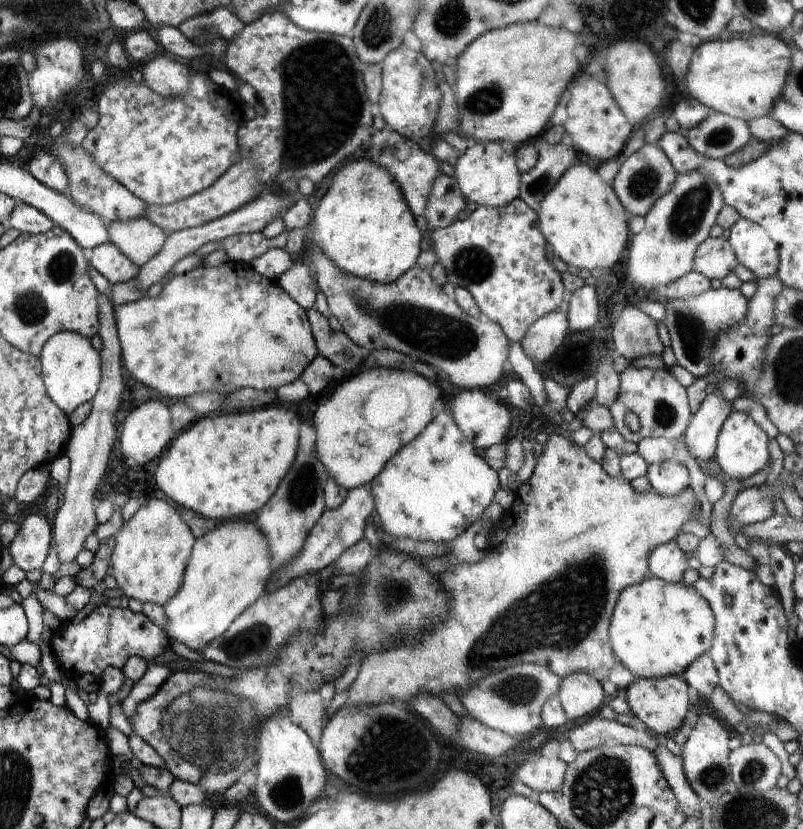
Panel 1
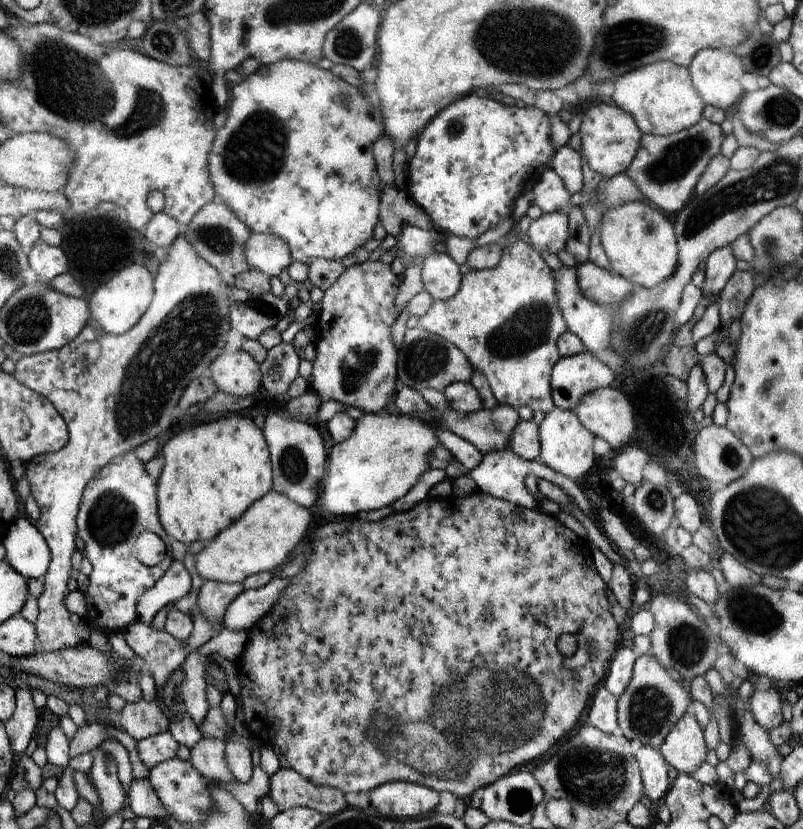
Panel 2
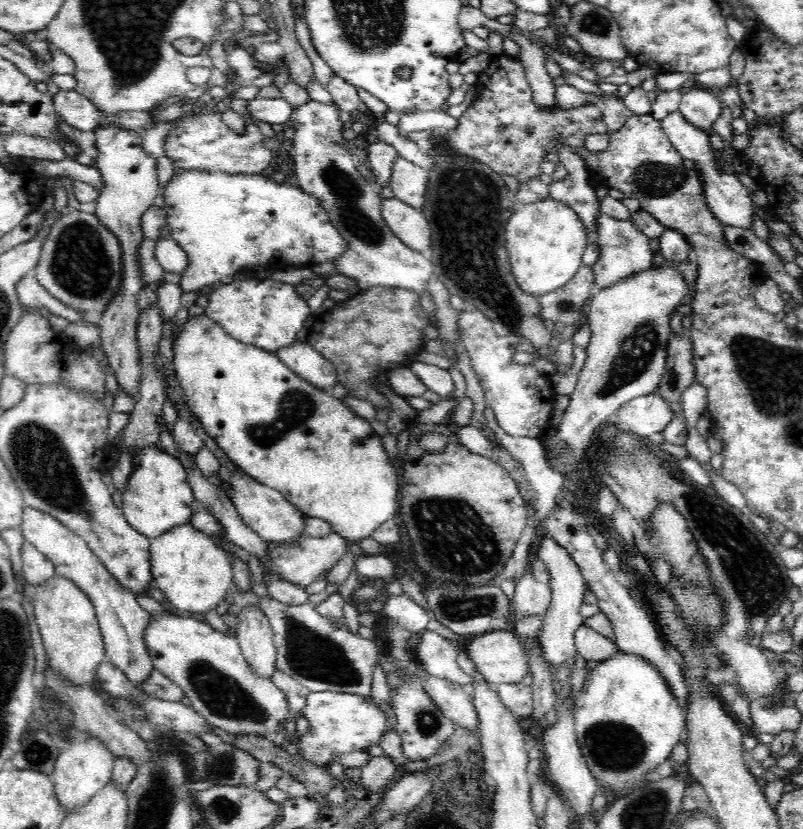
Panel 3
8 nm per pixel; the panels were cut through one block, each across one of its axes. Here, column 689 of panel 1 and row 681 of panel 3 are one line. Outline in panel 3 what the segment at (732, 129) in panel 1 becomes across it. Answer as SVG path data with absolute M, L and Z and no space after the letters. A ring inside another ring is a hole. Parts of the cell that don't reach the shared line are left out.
M25 505L20 529L25 540L55 564L56 576L67 578L88 595L101 628L106 659L144 693L143 682L154 669L144 640L144 630L150 624L150 613L142 609L133 592L121 586L118 579L106 570L88 543L52 515Z

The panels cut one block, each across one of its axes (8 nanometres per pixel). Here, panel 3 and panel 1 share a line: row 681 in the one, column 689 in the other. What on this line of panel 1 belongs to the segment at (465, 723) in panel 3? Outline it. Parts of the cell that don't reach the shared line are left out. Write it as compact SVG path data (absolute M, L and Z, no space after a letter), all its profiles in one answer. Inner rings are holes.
M715 391L706 396L700 410L693 414L684 442L698 462L715 458L718 433L731 411L732 403Z

